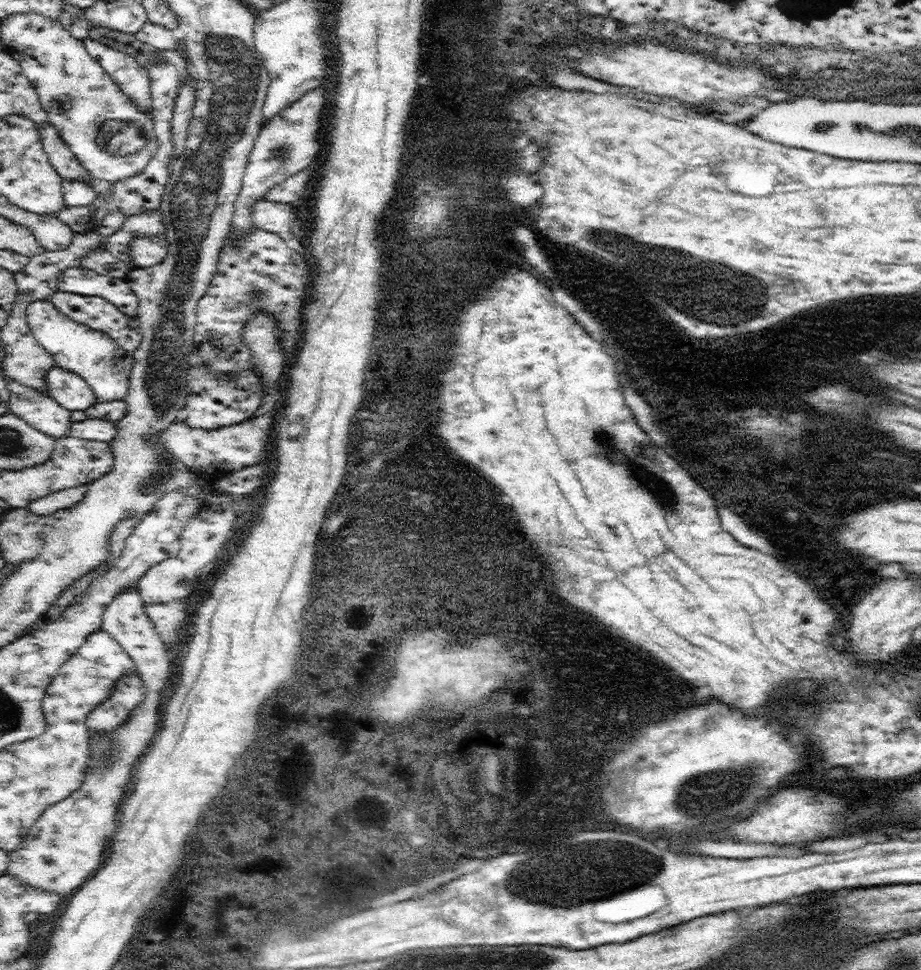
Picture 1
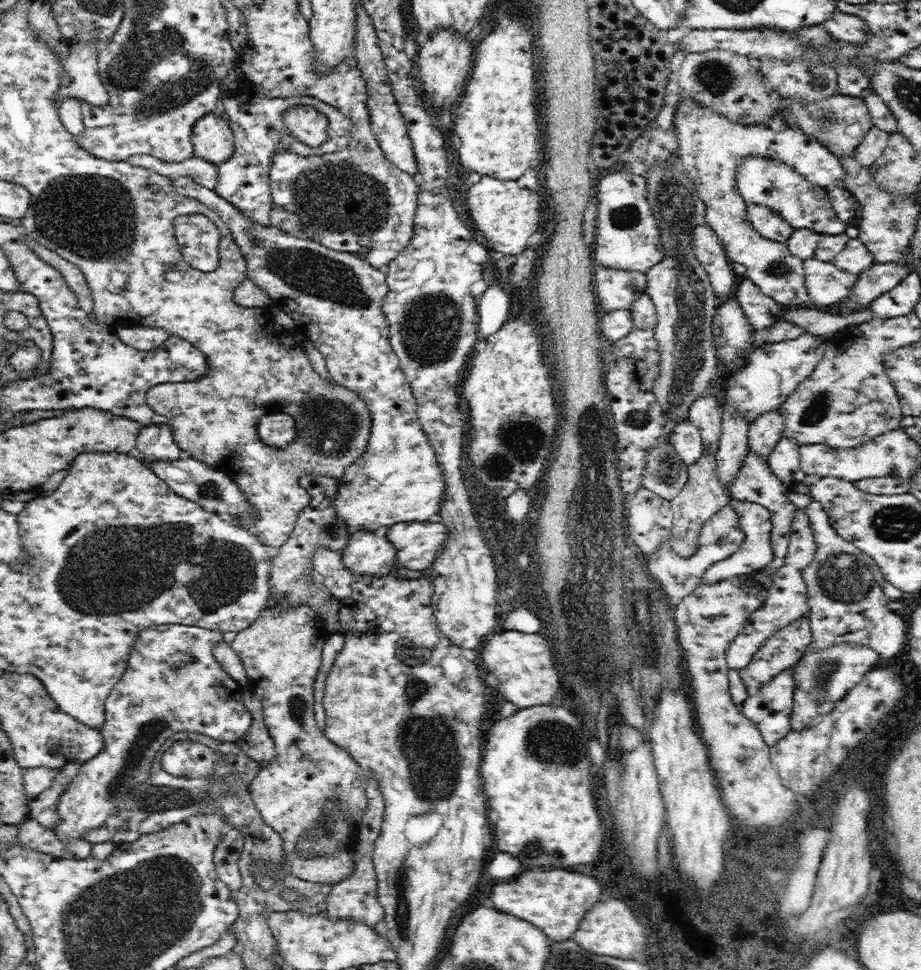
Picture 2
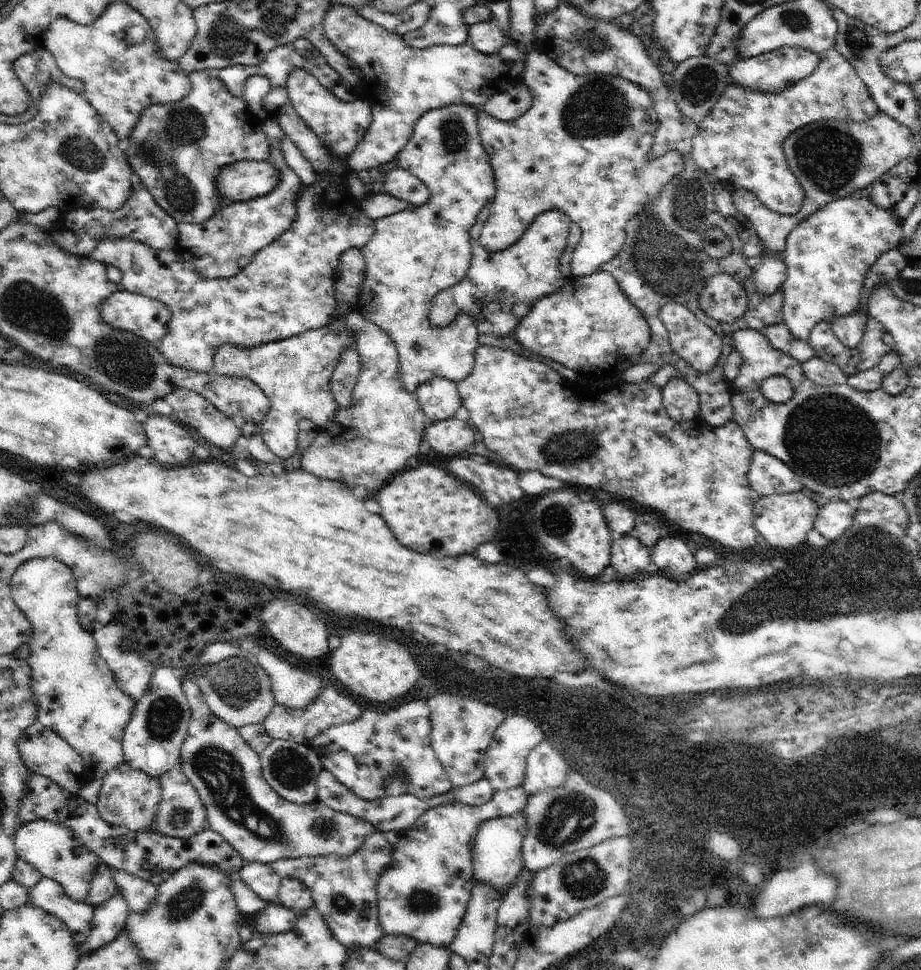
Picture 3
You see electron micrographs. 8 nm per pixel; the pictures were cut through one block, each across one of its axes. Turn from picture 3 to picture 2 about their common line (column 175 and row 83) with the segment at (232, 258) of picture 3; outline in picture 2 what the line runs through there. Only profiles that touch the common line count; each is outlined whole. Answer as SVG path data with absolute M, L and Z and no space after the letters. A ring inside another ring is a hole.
M248 82L244 88L238 88L238 90L226 88L222 92L222 102L224 102L224 112L228 114L230 130L234 134L234 154L226 160L226 164L216 166L218 184L214 190L218 192L218 196L230 200L230 204L234 204L234 208L238 208L244 216L248 216L252 222L258 222L260 226L272 226L270 212L274 210L274 200L272 200L268 174L272 170L272 156L280 148L290 150L294 154L320 158L330 152L338 152L338 150L346 148L346 144L350 144L350 140L352 140L352 128L354 128L352 120L342 116L342 112L338 112L328 102L320 102L318 98L290 96L288 100L268 100L262 92L254 90L252 82ZM300 104L302 106L310 104L328 116L330 142L322 144L320 148L308 146L306 142L298 142L298 138L294 138L294 134L290 134L290 130L286 130L286 112L290 112L290 108L298 108Z

